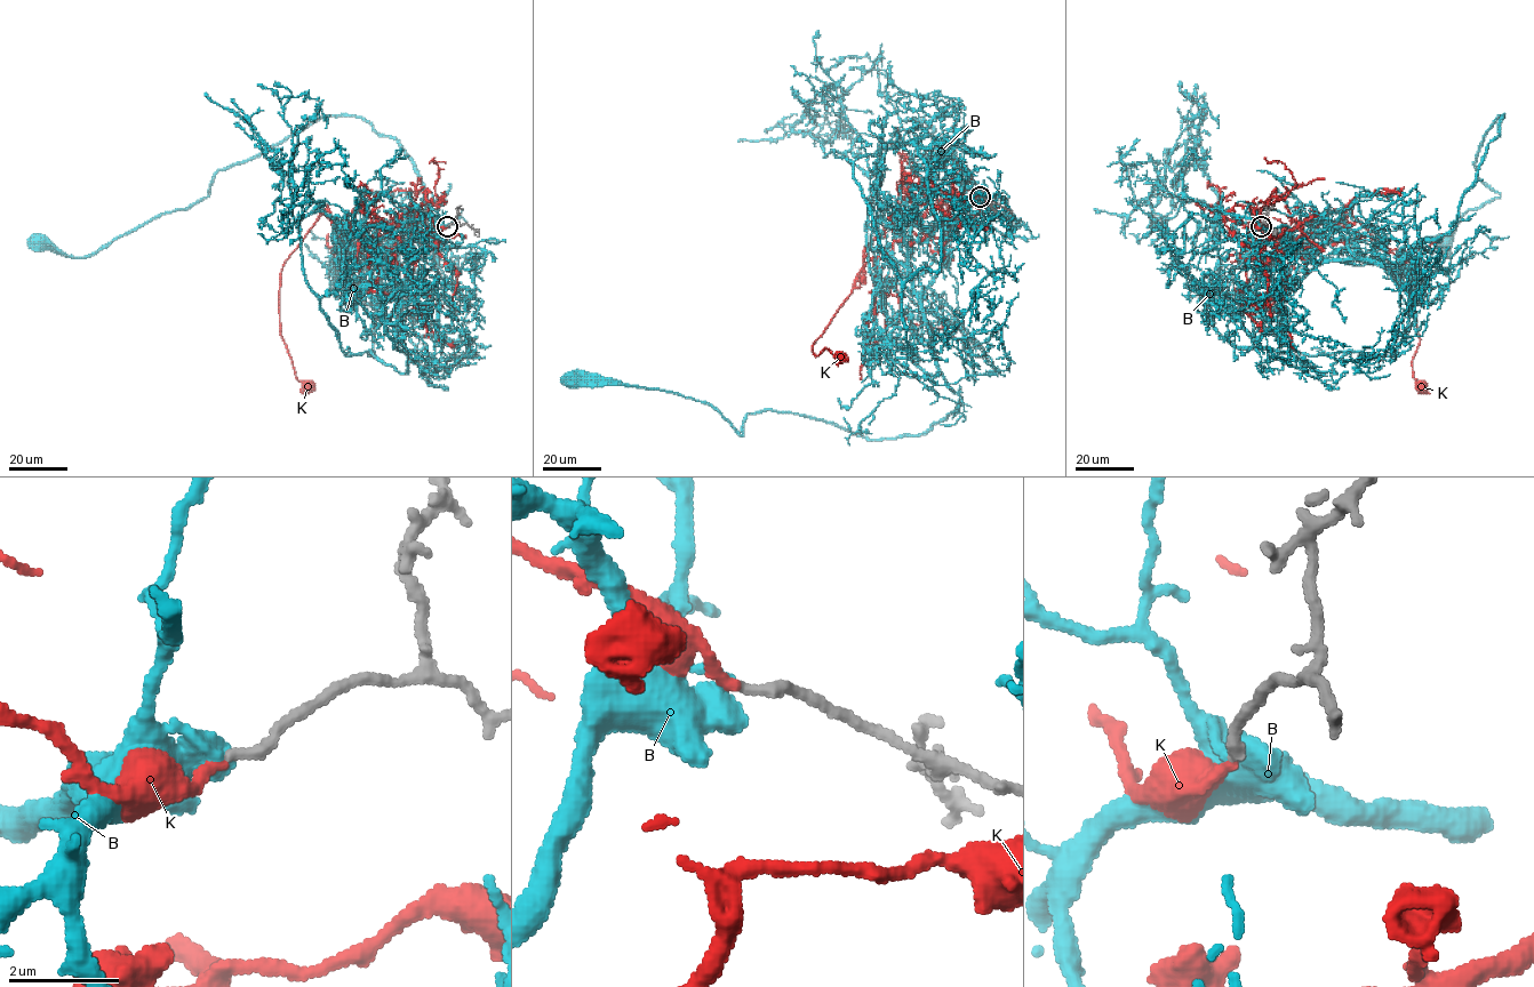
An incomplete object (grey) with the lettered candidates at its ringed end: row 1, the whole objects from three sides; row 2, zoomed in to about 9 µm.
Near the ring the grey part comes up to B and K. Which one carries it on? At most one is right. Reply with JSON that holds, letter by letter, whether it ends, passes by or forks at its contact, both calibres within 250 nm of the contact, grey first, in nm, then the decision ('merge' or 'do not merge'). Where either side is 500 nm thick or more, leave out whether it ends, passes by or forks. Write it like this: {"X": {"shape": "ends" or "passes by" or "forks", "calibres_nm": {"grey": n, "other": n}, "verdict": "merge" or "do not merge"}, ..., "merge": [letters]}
{"B": {"calibres_nm": {"grey": 190, "other": 550}, "verdict": "merge"}, "K": {"shape": "ends", "calibres_nm": {"grey": 190, "other": 200}, "verdict": "do not merge"}, "merge": ["B"]}

